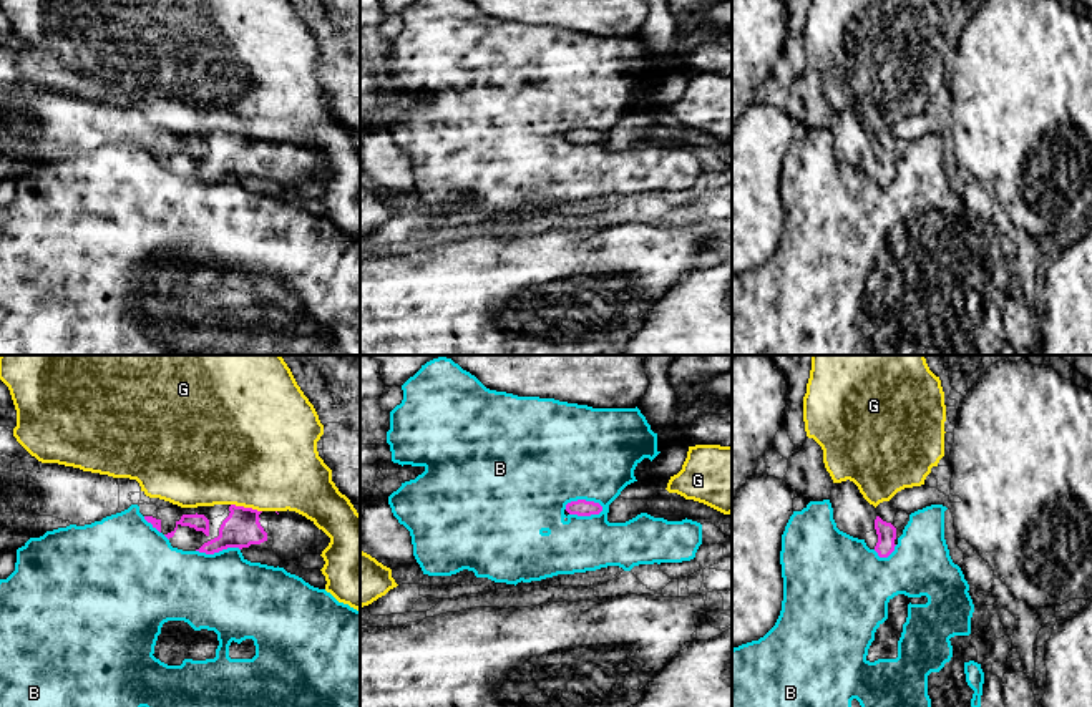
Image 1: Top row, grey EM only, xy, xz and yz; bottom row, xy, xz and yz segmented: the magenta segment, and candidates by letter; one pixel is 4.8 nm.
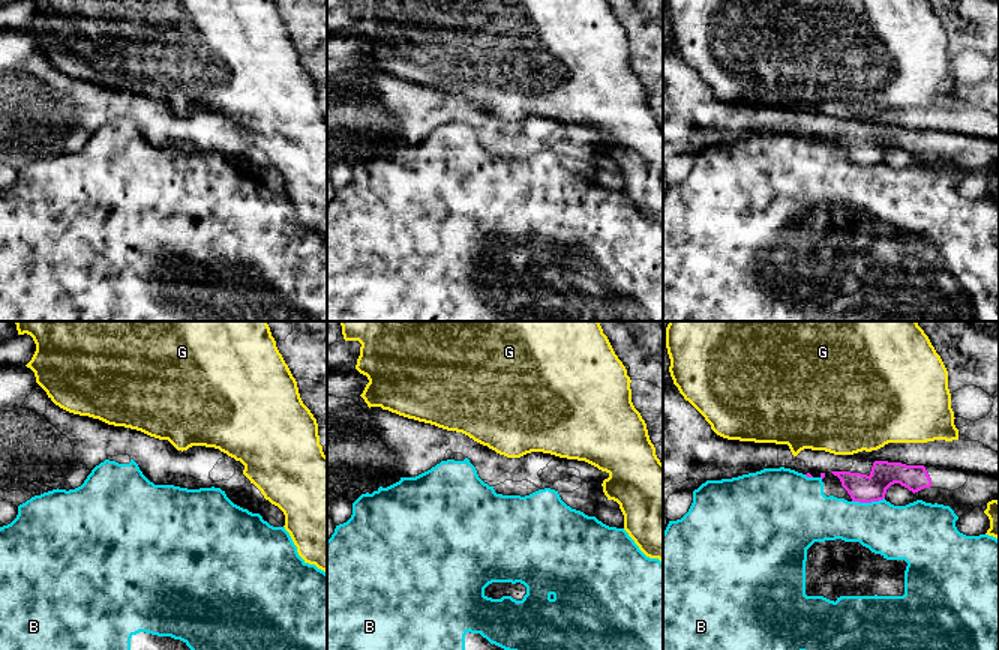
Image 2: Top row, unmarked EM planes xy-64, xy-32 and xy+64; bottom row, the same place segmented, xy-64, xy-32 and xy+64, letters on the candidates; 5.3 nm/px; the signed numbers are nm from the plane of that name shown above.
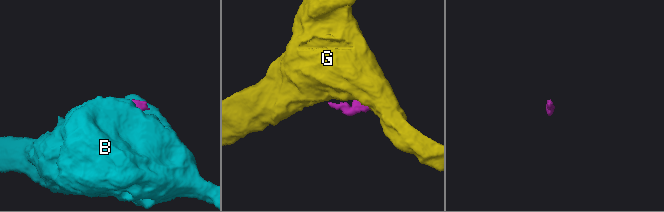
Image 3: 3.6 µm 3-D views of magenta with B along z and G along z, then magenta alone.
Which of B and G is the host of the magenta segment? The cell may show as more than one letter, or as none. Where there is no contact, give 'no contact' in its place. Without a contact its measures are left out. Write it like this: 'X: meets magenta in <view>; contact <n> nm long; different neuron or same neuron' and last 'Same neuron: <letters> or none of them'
B: meets magenta in xz; contact 190 nm long; different neuron
G: meets magenta in xy; contact 160 nm long; different neuron
Same neuron: none of them

